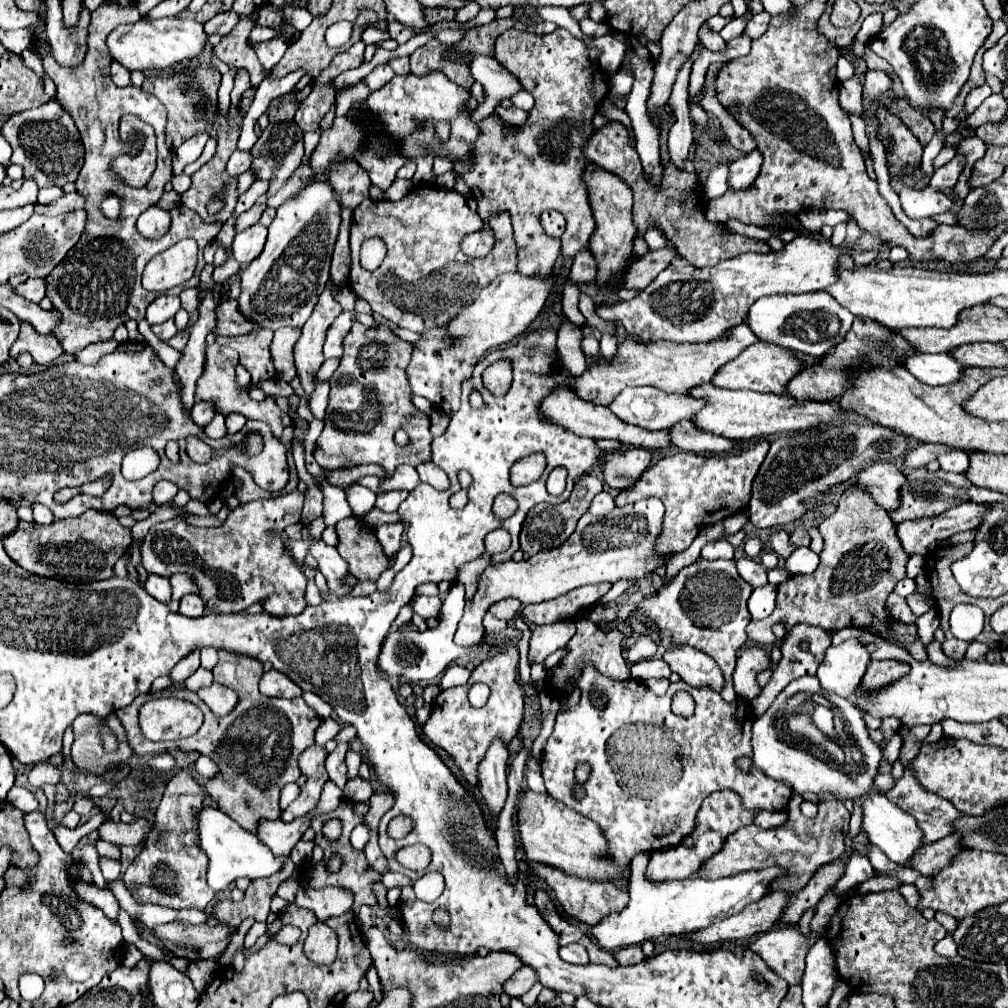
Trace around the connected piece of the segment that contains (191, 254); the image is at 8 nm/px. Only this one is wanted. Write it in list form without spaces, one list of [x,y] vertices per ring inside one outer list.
[[[183,239],[147,263],[143,271],[143,287],[147,291],[165,293],[171,287],[187,283],[195,273],[195,265],[197,243],[193,239]]]

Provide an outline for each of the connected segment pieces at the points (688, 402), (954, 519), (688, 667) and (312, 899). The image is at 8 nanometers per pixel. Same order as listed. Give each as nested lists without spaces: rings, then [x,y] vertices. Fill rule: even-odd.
[[[633,387],[621,391],[621,395],[609,405],[613,413],[625,423],[633,423],[645,429],[671,429],[683,419],[691,419],[705,407],[705,399],[695,399],[693,395],[677,395],[677,393],[665,393],[657,387]]]
[[[961,503],[957,507],[947,509],[935,517],[921,517],[913,521],[903,521],[895,525],[895,533],[907,555],[929,555],[939,541],[977,527],[981,523],[983,505],[979,503]]]
[[[673,647],[663,659],[691,687],[709,687],[715,693],[721,693],[725,687],[725,677],[717,663],[693,647]]]
[[[301,885],[295,895],[295,903],[299,907],[311,909],[319,921],[345,915],[347,911],[351,911],[353,901],[353,893],[343,887],[311,889],[311,887]]]

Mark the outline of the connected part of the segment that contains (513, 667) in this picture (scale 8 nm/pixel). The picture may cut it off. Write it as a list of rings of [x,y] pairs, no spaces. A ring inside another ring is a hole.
[[[509,645],[503,653],[483,661],[481,665],[475,667],[475,671],[469,677],[469,683],[461,685],[461,687],[451,687],[441,691],[435,701],[433,701],[433,711],[429,721],[423,725],[423,733],[429,737],[429,741],[441,749],[445,749],[449,755],[453,755],[453,759],[457,761],[457,765],[461,767],[465,779],[471,785],[477,785],[479,781],[479,763],[483,761],[489,745],[493,739],[501,739],[505,747],[509,747],[511,739],[517,735],[521,719],[523,719],[523,691],[517,683],[517,665],[519,665],[519,653],[517,653],[517,645]],[[473,683],[487,683],[491,689],[489,701],[485,707],[475,709],[469,703],[469,687]]]

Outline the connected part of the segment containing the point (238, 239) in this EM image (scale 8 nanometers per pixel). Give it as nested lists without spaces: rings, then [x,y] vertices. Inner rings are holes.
[[[255,223],[249,229],[237,233],[231,247],[235,261],[239,261],[241,265],[251,263],[255,257],[261,255],[265,239],[267,239],[267,227],[263,227],[261,223]]]

